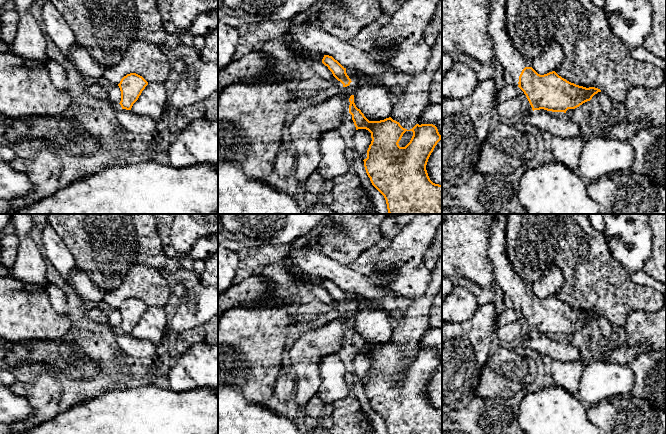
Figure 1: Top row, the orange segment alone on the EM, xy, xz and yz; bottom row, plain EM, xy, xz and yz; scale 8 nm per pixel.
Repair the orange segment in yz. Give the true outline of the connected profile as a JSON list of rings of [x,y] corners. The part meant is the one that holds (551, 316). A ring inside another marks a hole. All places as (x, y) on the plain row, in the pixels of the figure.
[[[493,214],[491,236],[488,247],[495,283],[509,296],[518,311],[526,319],[532,334],[544,333],[564,336],[575,333],[601,316],[595,311],[583,311],[567,305],[555,295],[538,298],[531,288],[513,270],[506,251],[506,214]]]

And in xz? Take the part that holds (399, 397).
[[[354,319],[349,322],[349,337],[358,353],[371,357],[371,368],[364,383],[364,391],[372,409],[384,420],[388,434],[442,434],[442,409],[433,407],[426,389],[437,367],[442,363],[433,348],[416,348],[412,353],[403,352],[391,341],[380,345],[369,345],[354,327]],[[412,355],[413,360],[405,371],[399,370],[403,358]]]

